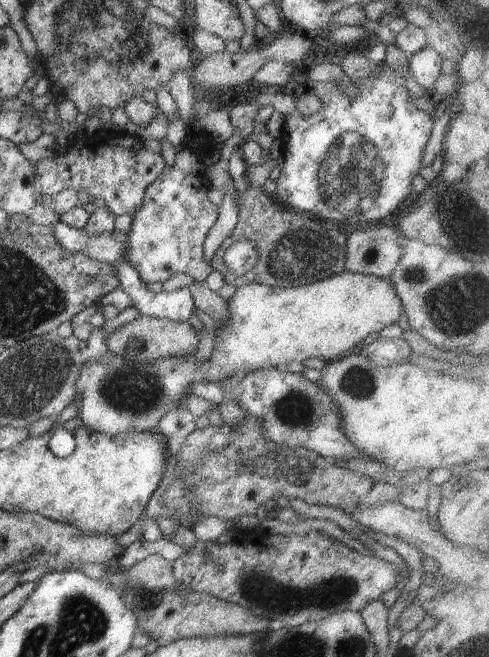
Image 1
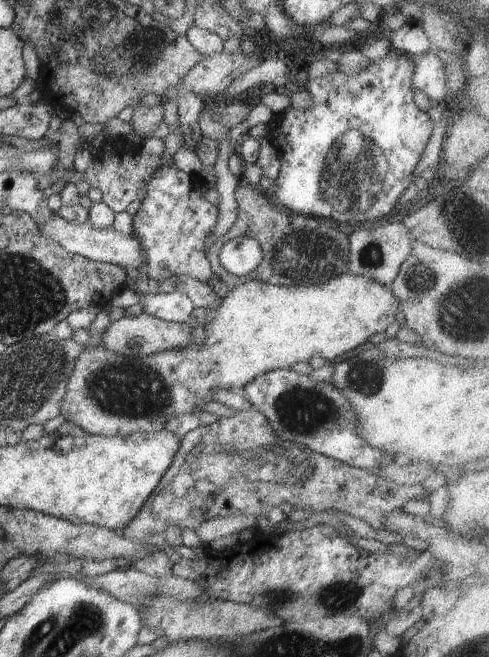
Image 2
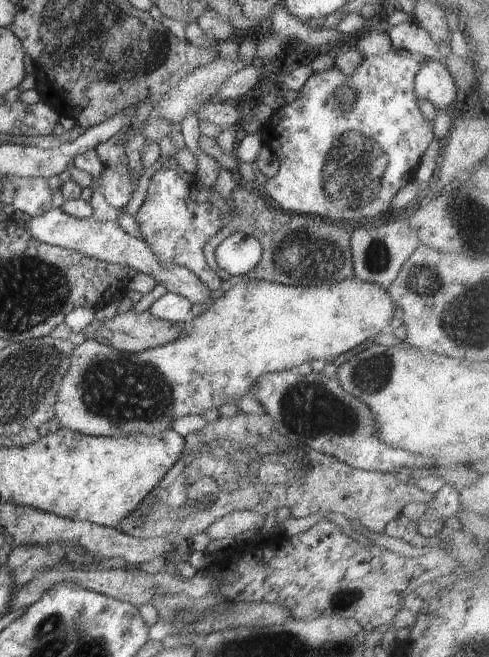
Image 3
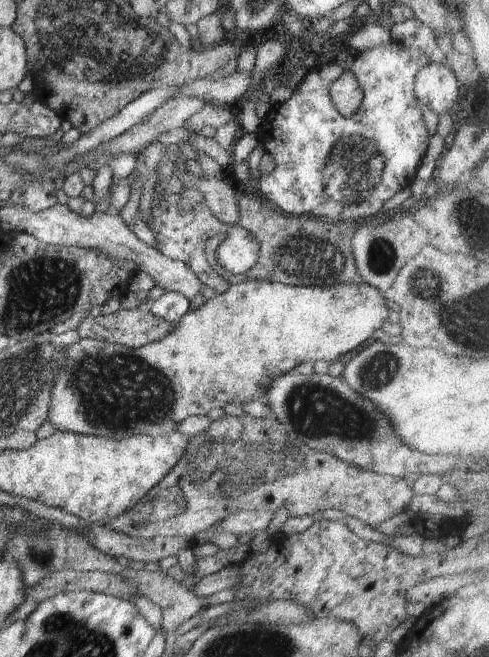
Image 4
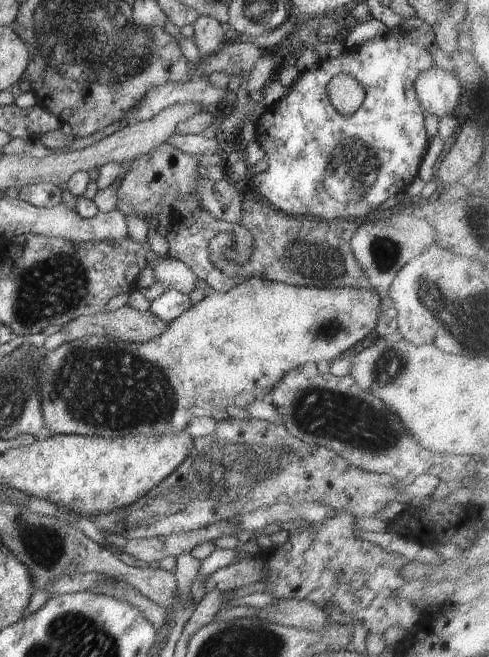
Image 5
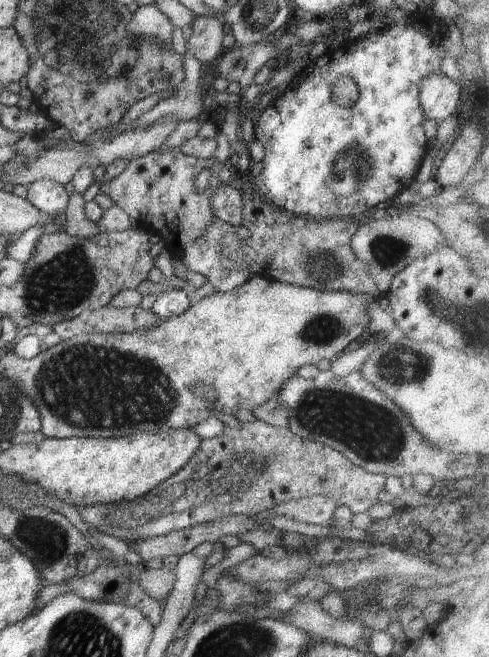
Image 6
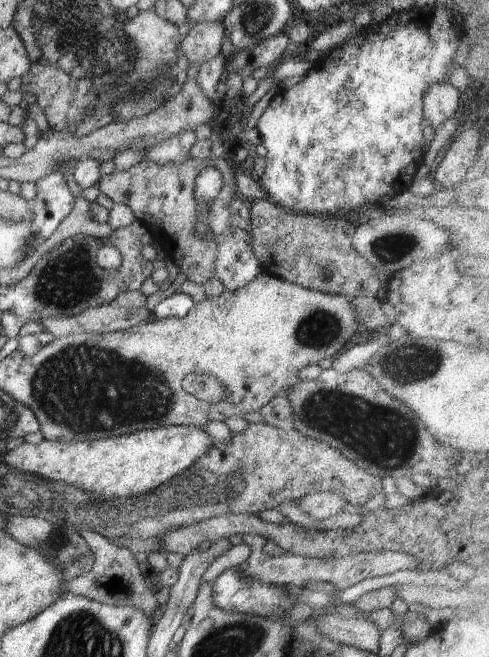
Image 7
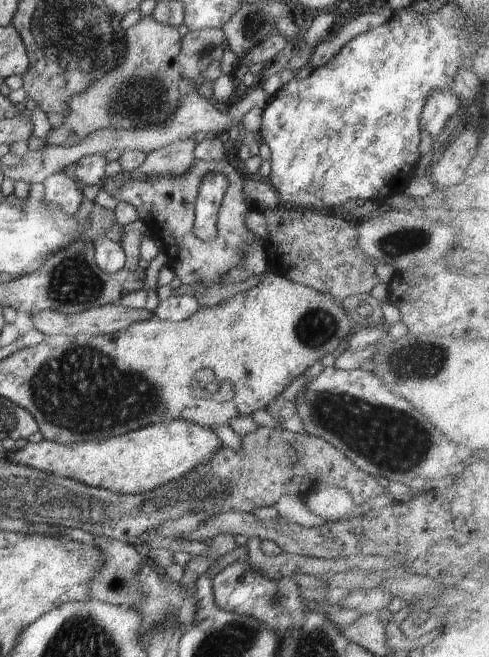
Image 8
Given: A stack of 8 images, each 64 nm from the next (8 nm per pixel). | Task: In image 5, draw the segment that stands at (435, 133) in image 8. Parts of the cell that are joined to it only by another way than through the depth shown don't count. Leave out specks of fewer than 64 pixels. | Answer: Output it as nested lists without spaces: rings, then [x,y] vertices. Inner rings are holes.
[[[435,66],[418,76],[415,92],[424,110],[443,119],[457,112],[460,97],[466,91],[452,72],[448,73]]]

